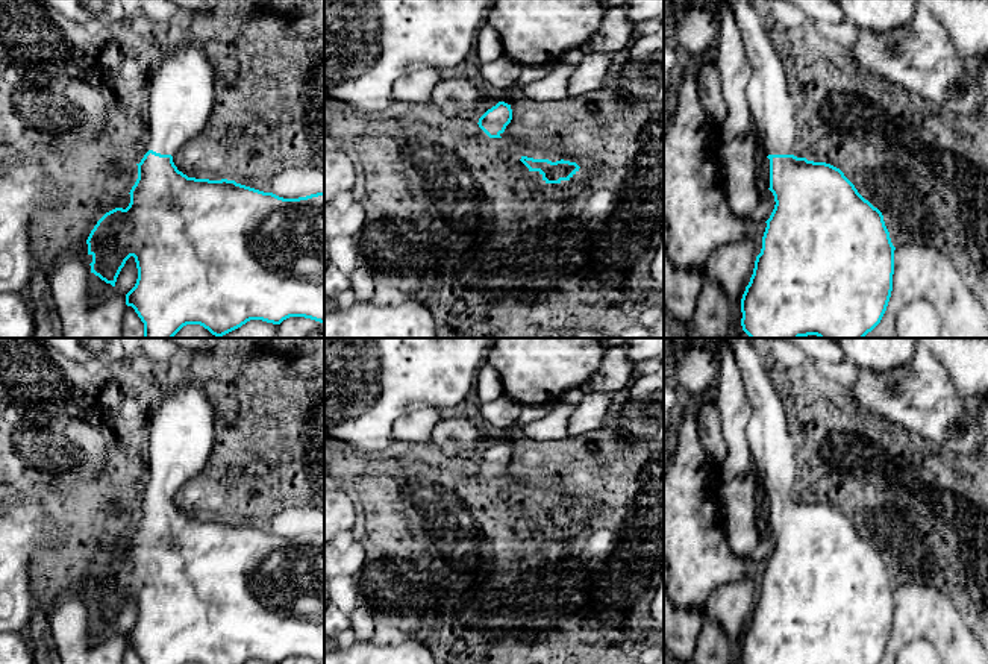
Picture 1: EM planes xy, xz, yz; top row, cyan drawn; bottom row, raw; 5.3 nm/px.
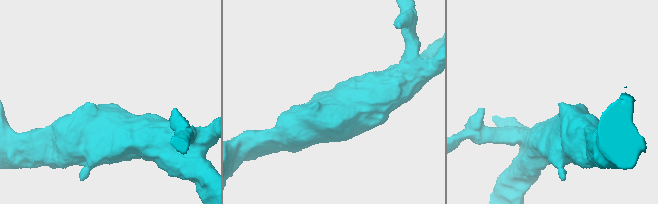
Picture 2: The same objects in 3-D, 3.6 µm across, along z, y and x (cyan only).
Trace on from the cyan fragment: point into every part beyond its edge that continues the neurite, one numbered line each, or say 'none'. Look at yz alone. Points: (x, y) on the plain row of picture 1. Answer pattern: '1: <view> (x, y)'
1: yz (773, 451)

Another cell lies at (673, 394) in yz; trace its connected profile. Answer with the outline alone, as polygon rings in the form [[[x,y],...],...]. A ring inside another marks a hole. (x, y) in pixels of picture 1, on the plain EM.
[[[664,367],[664,462],[667,453],[667,432],[674,429],[680,417],[685,400],[685,391],[671,379],[670,373]]]

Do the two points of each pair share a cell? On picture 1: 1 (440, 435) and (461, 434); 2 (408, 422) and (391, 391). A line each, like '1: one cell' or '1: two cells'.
1: one cell
2: two cells

